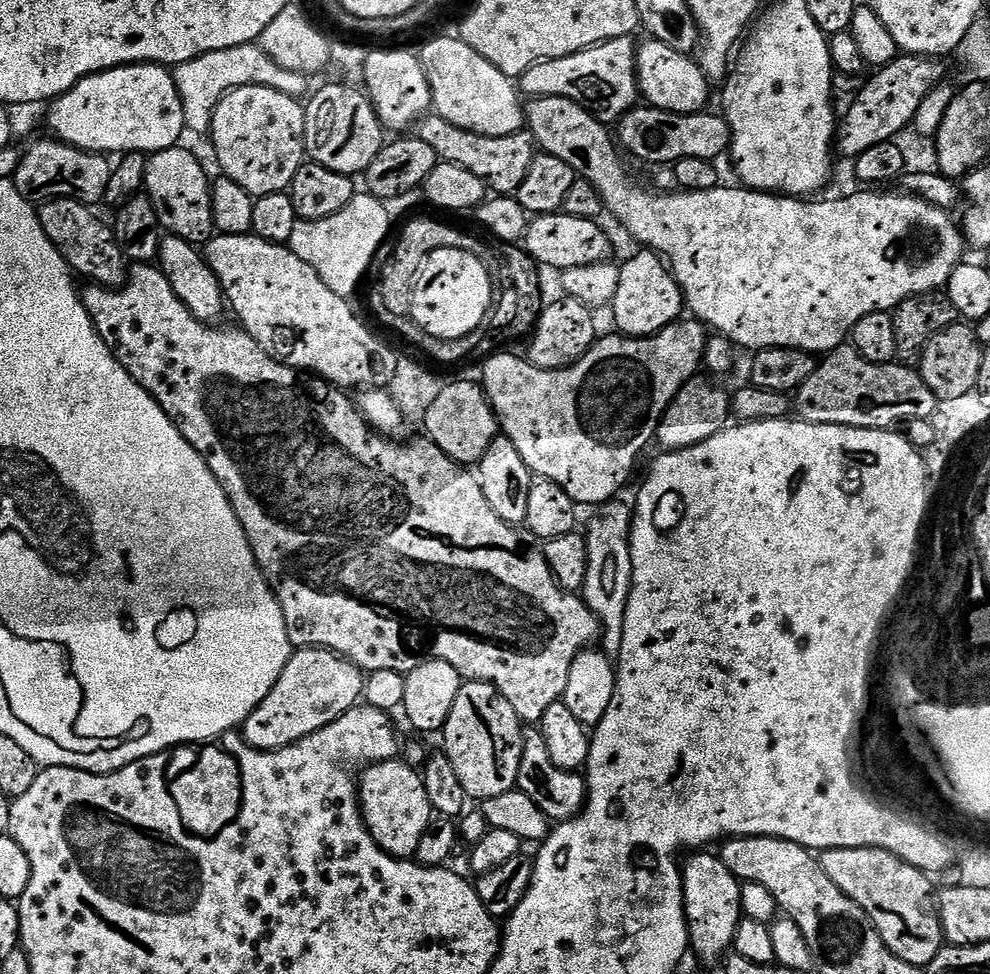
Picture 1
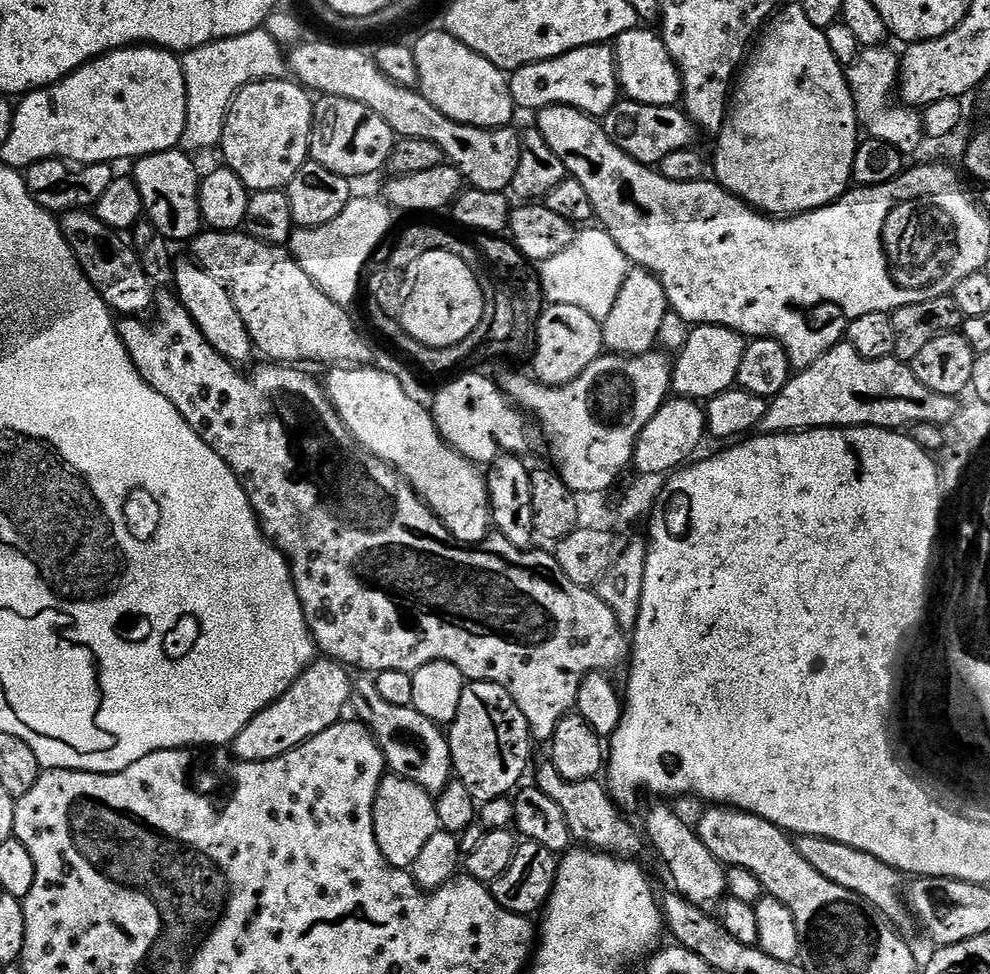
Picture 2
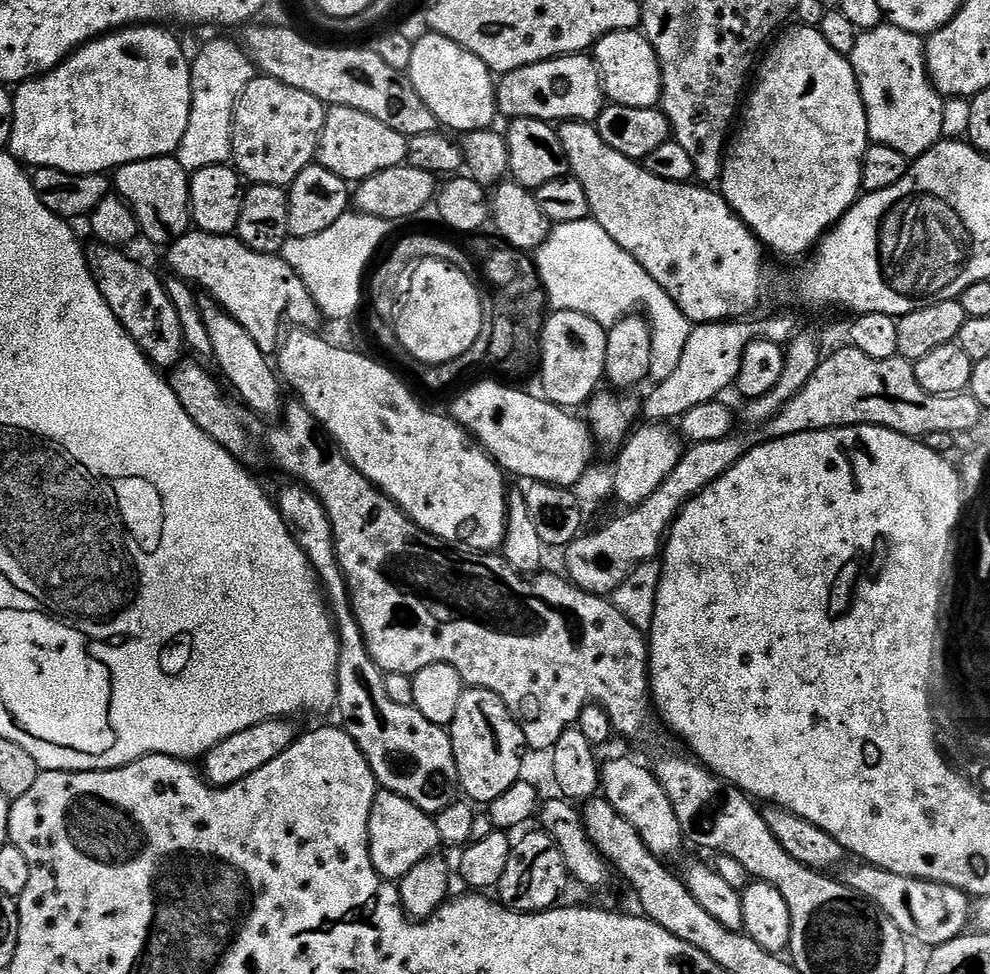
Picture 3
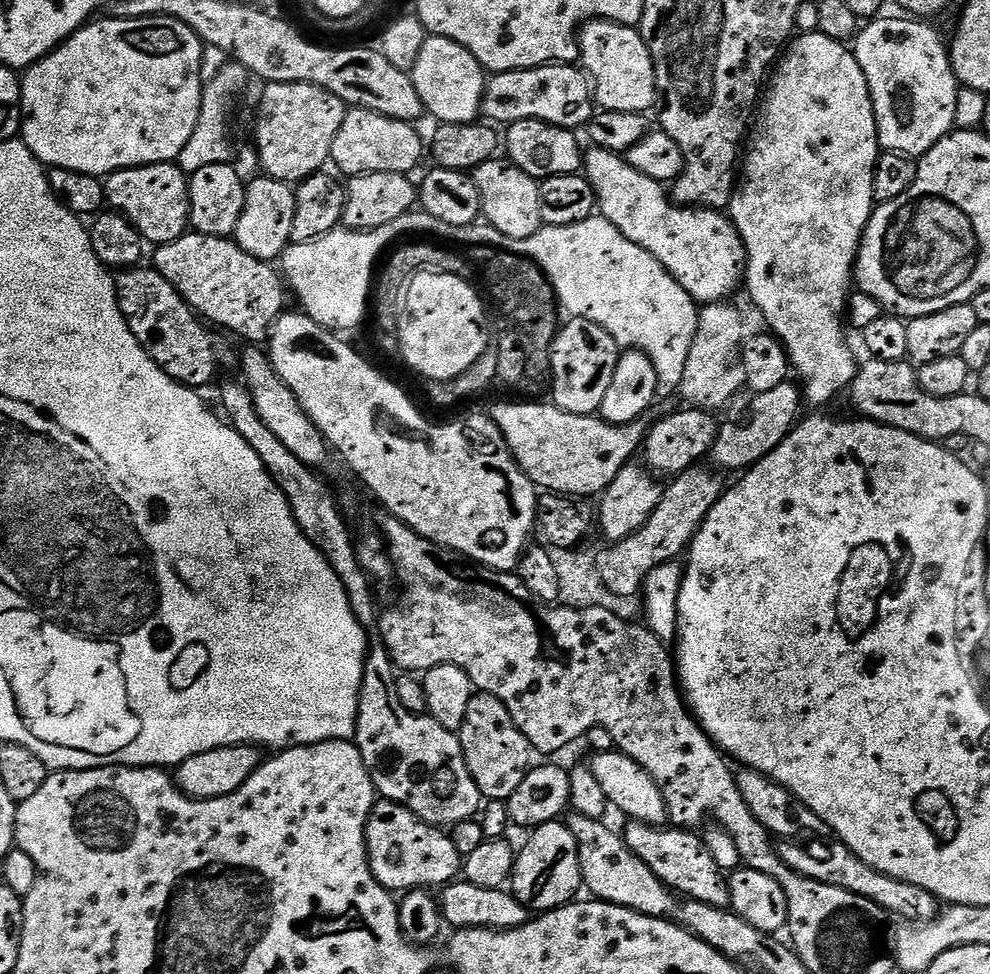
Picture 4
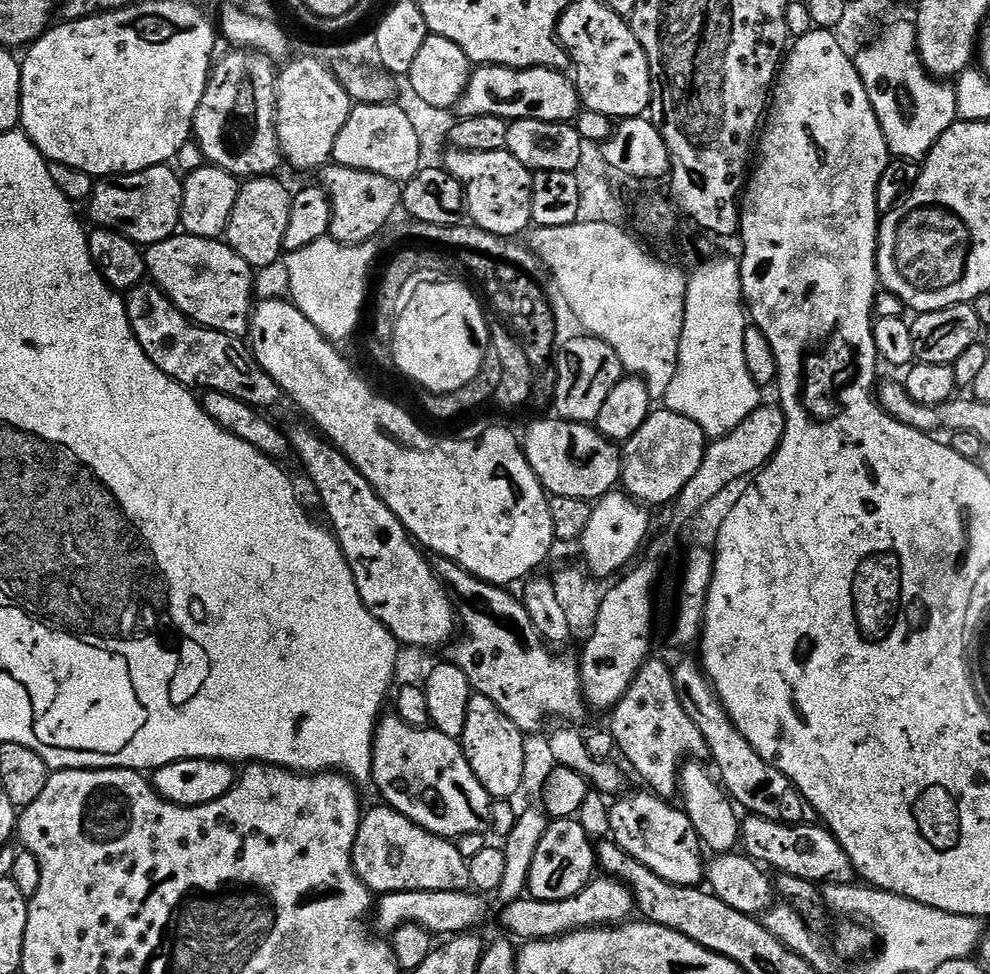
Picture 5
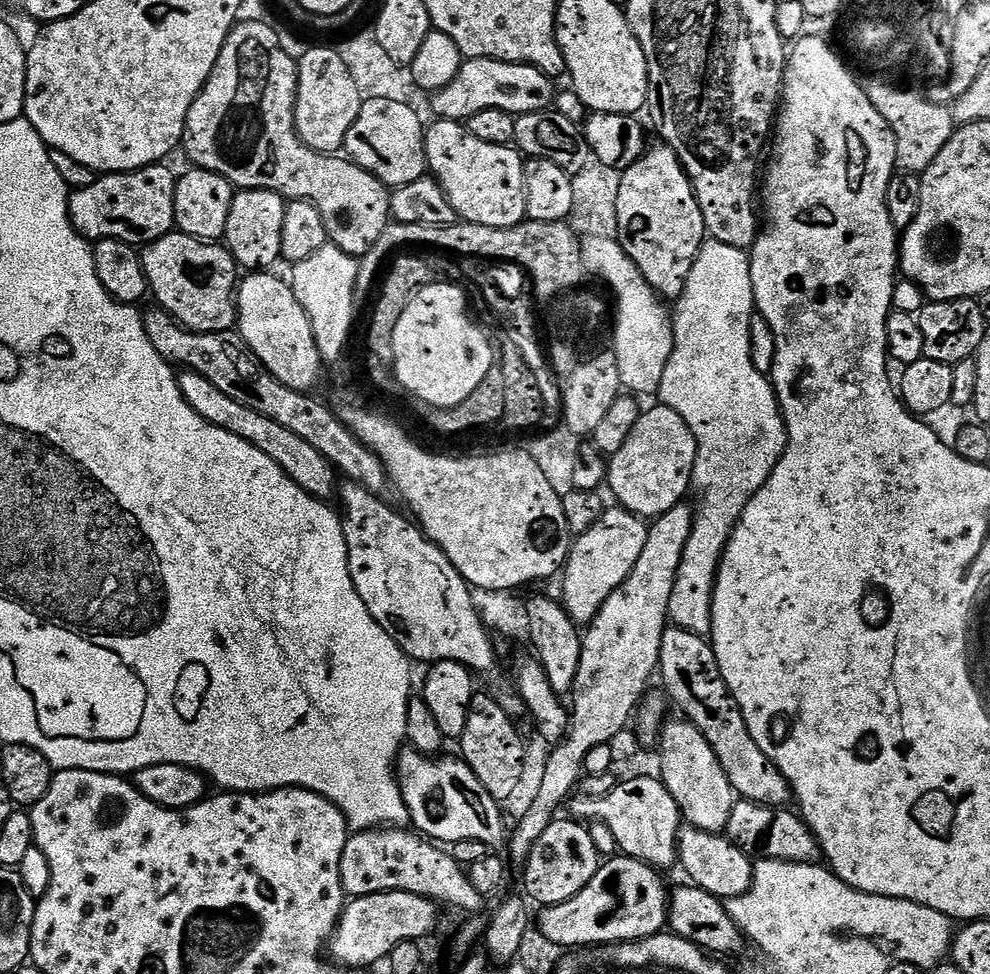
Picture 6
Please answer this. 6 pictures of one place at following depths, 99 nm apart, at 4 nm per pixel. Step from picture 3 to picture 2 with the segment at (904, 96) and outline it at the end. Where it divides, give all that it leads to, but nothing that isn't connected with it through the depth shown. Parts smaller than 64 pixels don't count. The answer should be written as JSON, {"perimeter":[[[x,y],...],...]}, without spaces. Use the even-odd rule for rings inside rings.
{"perimeter":[[[891,47],[861,48],[858,58],[847,65],[848,85],[854,98],[856,116],[860,119],[861,129],[871,139],[890,142],[899,152],[911,154],[920,143],[926,140],[925,121],[915,107],[903,103],[888,104],[894,100],[894,93],[900,79],[900,56],[891,52]]]}

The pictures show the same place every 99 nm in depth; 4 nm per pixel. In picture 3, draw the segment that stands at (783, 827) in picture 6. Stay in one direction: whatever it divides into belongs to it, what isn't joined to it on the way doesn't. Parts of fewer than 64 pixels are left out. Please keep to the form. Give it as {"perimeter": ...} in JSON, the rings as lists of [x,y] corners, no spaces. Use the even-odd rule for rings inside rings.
{"perimeter":[[[852,862],[838,876],[840,883],[854,890],[859,896],[865,896],[881,912],[885,912],[902,930],[902,934],[912,942],[935,946],[945,944],[954,938],[965,935],[967,926],[974,916],[974,904],[967,892],[942,882],[914,878],[906,874],[894,874],[885,868],[879,868],[867,862]]]}

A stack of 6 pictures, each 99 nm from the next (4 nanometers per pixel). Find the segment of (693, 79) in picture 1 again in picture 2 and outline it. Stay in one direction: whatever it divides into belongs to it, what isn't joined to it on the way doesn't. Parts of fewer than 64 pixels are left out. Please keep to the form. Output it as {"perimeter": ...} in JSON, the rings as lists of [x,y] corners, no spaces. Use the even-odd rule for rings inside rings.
{"perimeter":[[[637,26],[616,37],[614,63],[618,88],[627,99],[650,106],[676,106],[682,100],[680,70],[672,61],[663,39],[648,26]]]}

